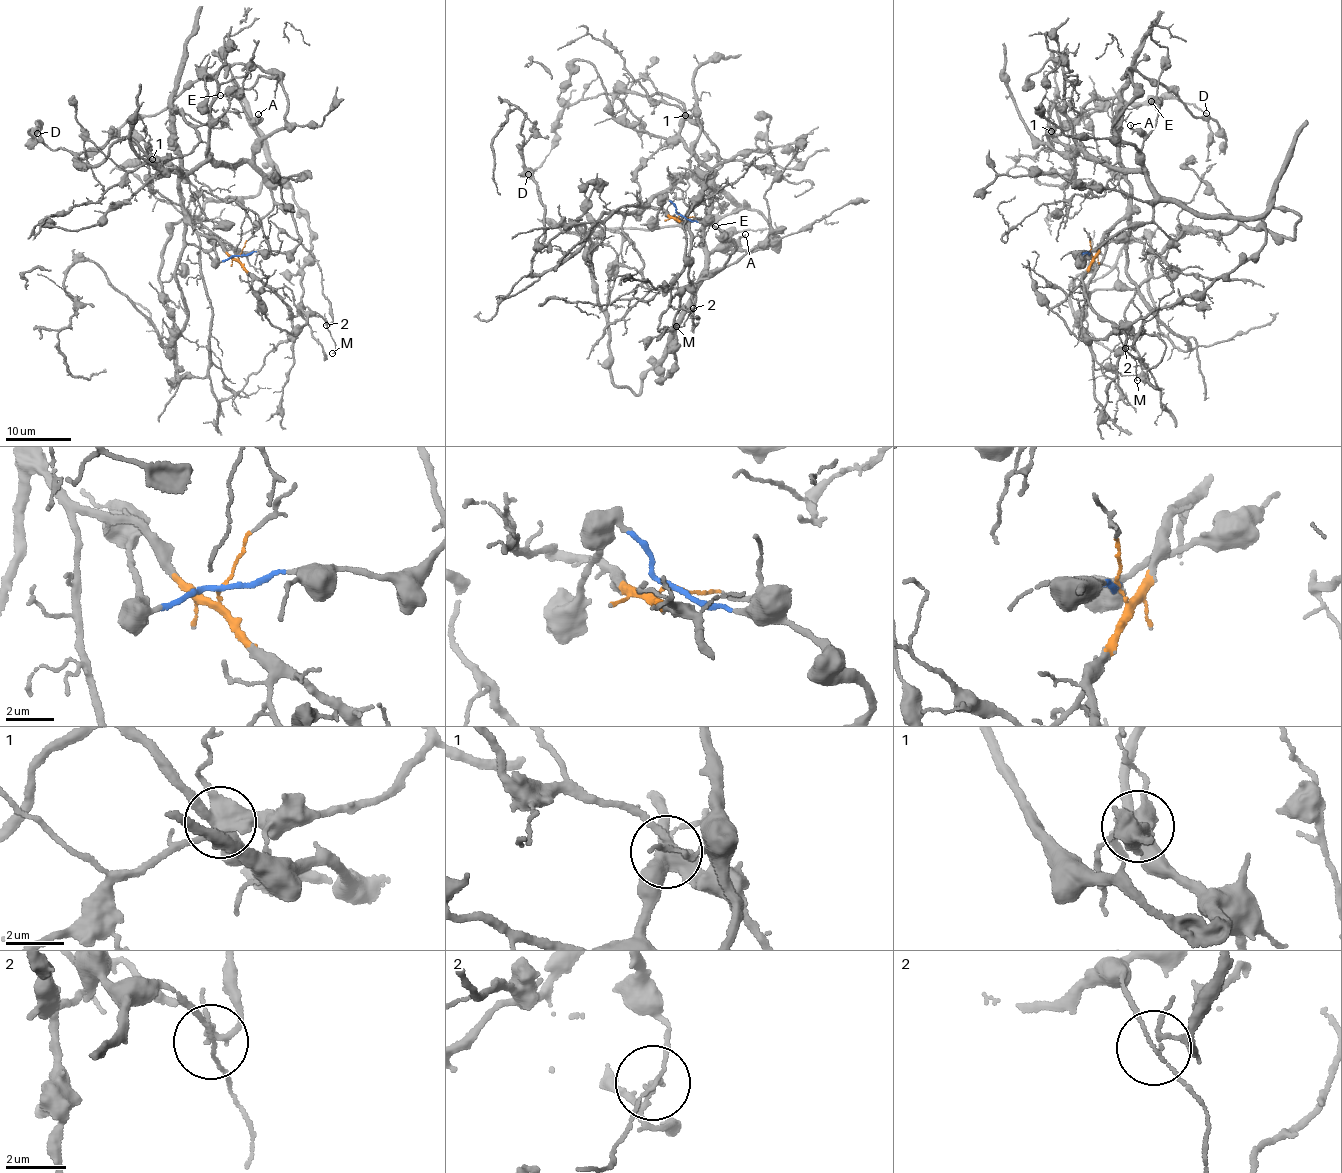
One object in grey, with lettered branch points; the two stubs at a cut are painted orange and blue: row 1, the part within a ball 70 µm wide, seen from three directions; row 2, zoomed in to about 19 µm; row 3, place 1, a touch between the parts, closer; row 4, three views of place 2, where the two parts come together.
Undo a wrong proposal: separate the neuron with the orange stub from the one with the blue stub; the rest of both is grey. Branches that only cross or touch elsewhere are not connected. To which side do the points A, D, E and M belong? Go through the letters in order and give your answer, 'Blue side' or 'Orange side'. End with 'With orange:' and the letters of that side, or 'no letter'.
A: Blue side
D: Blue side
E: Blue side
M: Blue side
With orange: no letter

